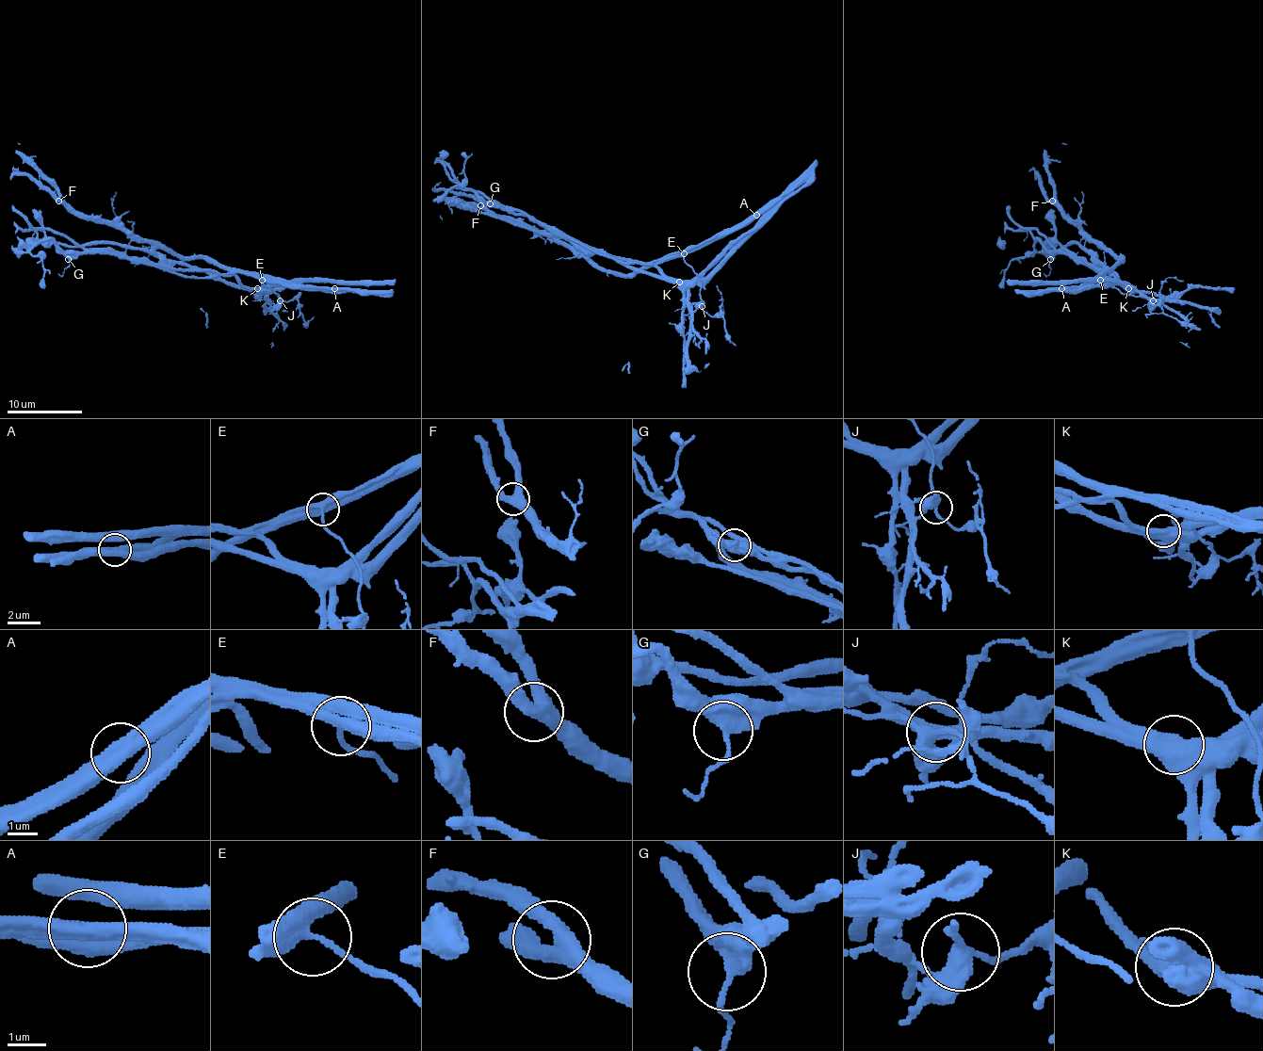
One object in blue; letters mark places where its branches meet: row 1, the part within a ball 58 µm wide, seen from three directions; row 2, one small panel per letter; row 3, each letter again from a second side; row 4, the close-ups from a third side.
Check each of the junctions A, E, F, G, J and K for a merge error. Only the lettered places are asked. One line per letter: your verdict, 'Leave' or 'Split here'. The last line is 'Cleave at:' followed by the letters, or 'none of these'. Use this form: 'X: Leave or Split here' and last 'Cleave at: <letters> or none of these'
A: Split here
E: Split here
F: Leave
G: Leave
J: Leave
K: Split here
Cleave at: A, E, K

